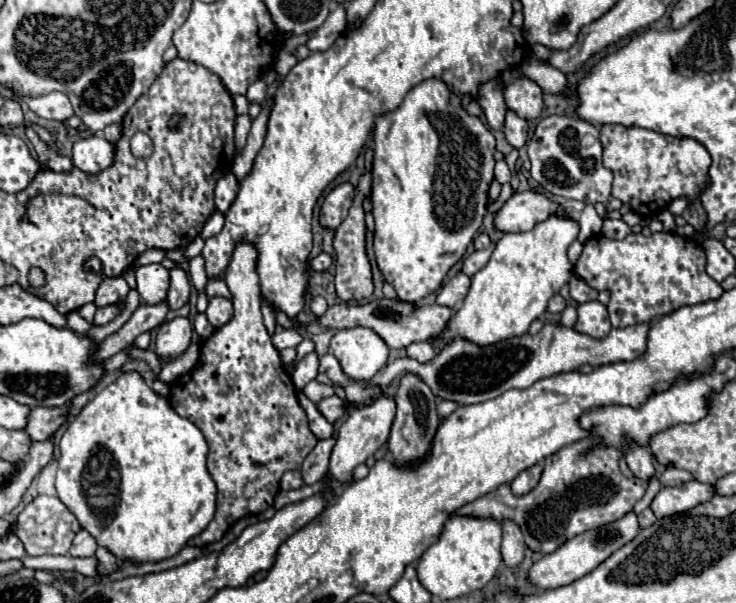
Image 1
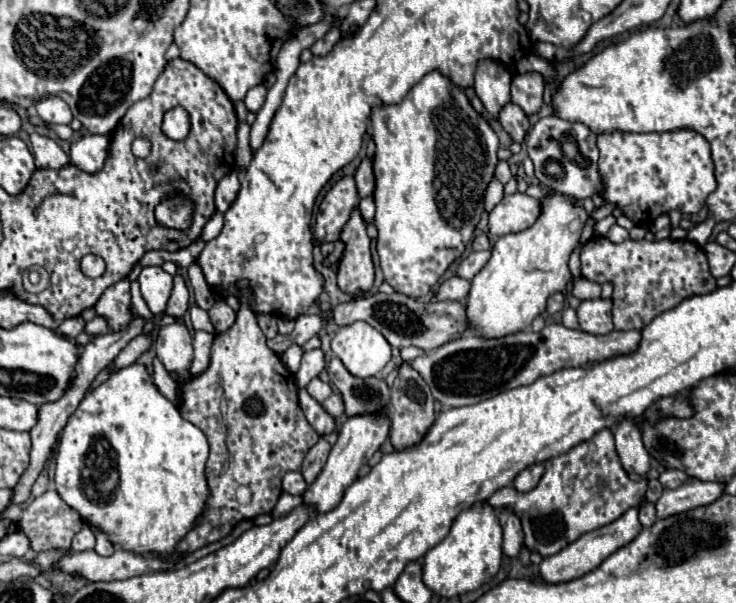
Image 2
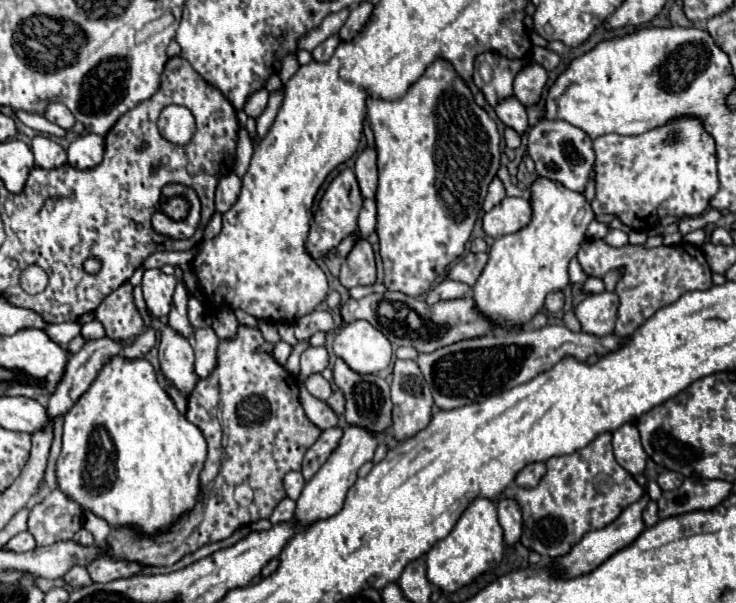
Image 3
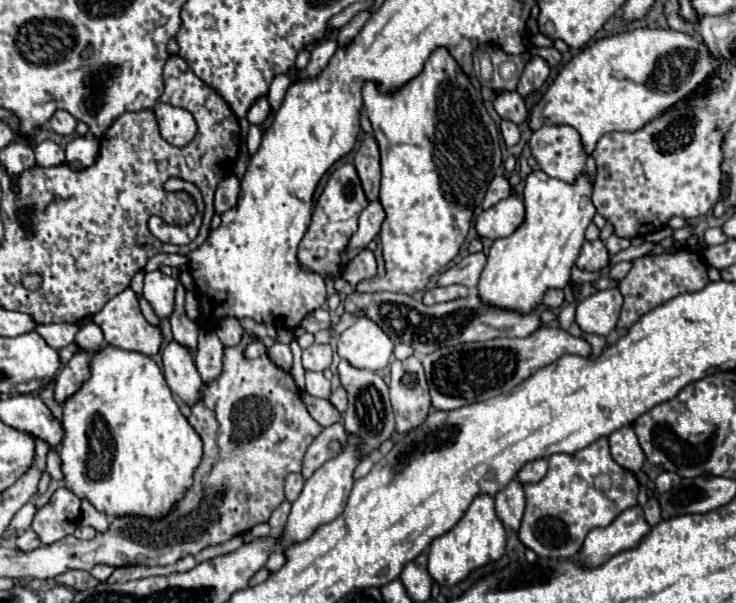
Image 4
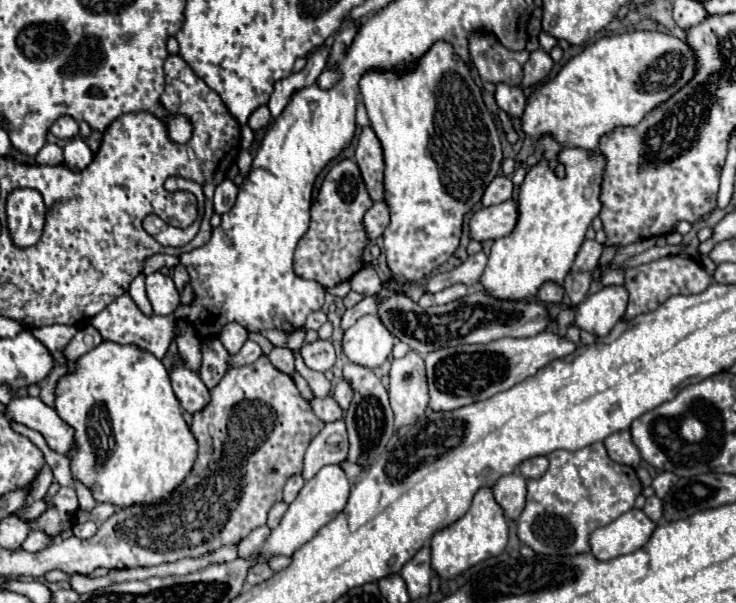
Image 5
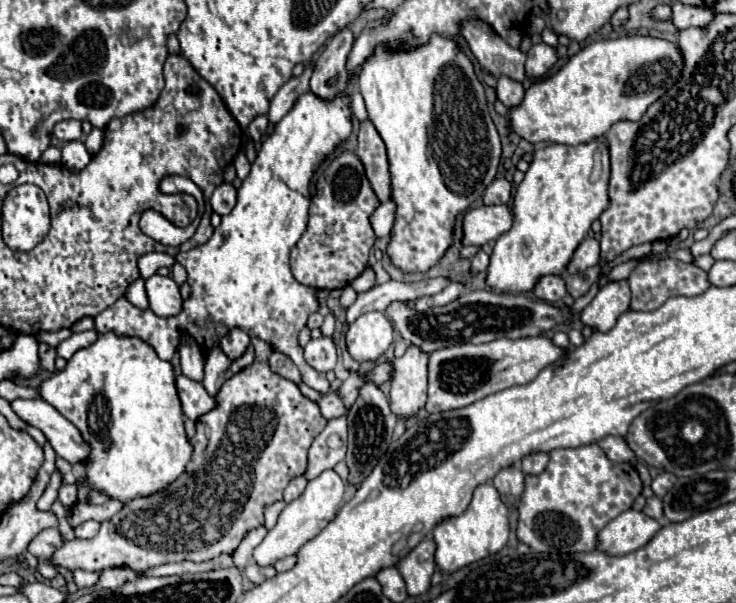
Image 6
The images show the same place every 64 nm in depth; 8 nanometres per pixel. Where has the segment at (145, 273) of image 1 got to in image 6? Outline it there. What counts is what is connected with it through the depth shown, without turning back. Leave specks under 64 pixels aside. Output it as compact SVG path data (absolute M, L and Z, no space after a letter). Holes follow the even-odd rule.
M158 276L146 280L146 292L150 300L150 310L162 318L170 318L182 312L182 296L178 284L170 276Z

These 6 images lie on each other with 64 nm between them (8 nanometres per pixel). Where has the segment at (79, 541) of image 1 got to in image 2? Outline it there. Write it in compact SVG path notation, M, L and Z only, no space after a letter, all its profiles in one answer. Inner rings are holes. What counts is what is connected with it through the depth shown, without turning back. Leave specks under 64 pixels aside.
M84 526L72 540L72 552L84 552L84 550L92 550L94 548L94 534L88 526Z

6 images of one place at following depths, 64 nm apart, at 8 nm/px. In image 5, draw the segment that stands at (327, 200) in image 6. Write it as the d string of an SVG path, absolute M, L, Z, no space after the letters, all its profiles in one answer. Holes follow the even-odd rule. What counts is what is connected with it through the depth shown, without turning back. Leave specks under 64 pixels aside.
M350 158L334 164L324 176L320 192L310 208L312 218L310 228L296 246L294 252L296 276L304 280L316 280L324 288L332 288L340 282L350 280L358 270L362 270L364 268L362 252L370 244L366 230L362 226L362 218L370 206L372 200L360 176L358 164Z

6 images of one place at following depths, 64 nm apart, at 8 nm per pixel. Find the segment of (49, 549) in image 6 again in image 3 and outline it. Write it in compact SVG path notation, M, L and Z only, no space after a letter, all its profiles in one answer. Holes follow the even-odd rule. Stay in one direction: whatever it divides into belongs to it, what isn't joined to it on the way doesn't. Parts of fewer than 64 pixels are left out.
M20 532L6 544L6 548L12 552L28 552L28 550L36 548L36 540L30 532Z

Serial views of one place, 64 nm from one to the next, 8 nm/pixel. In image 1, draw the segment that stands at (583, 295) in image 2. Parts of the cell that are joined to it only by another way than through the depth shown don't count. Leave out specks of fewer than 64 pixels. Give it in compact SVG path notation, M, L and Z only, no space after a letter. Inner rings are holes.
M574 276L574 278L570 280L570 296L572 296L578 304L582 304L582 302L596 300L596 298L598 298L598 290L592 288L592 286L588 286L582 278Z

